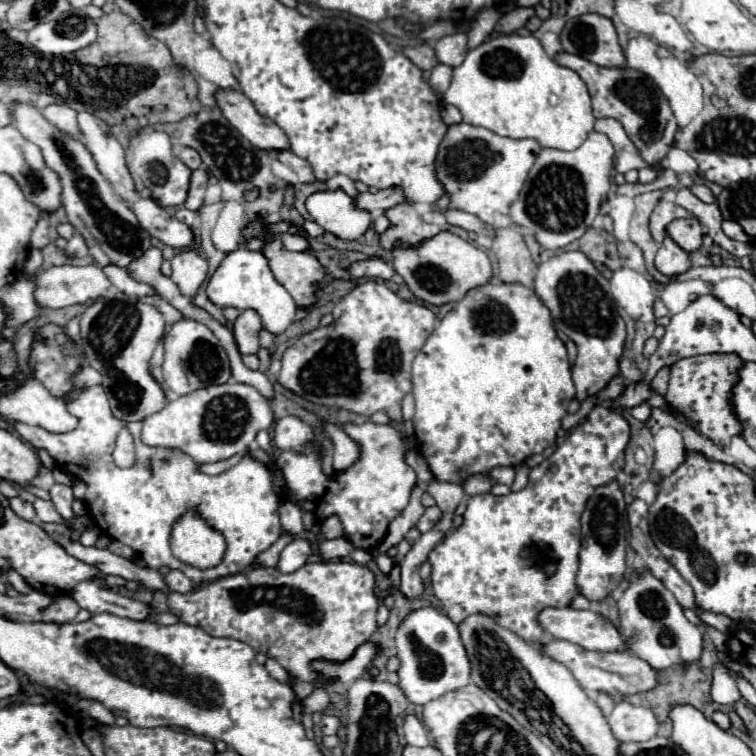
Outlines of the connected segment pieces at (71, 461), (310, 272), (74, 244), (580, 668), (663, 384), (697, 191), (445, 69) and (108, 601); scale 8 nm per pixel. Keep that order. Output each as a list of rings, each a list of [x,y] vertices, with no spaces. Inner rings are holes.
[[[101,386],[77,392],[73,402],[69,402],[69,410],[79,418],[79,426],[67,434],[51,434],[37,426],[15,424],[15,430],[23,440],[27,440],[37,450],[45,448],[61,470],[87,482],[85,504],[93,522],[87,516],[73,516],[67,524],[67,530],[85,530],[93,524],[99,528],[101,524],[101,532],[131,546],[139,556],[143,556],[149,568],[169,566],[181,570],[195,584],[211,582],[247,570],[253,564],[255,556],[267,550],[281,536],[279,496],[271,488],[271,474],[269,470],[265,470],[265,464],[255,462],[253,458],[243,458],[227,472],[219,476],[207,476],[199,472],[197,464],[179,450],[143,446],[139,438],[141,422],[119,422],[111,414],[107,406],[107,396],[103,394]],[[121,428],[129,428],[135,440],[137,464],[133,464],[131,468],[119,468],[111,456],[115,448],[115,438]],[[189,508],[197,510],[209,522],[209,526],[221,530],[227,540],[225,558],[215,568],[199,570],[193,566],[185,566],[171,554],[171,526],[175,518]]]
[[[257,220],[253,224],[249,224],[245,230],[243,230],[243,236],[245,238],[257,238],[261,236],[261,232],[267,230],[271,232],[271,240],[267,240],[265,246],[261,246],[261,250],[265,252],[265,256],[269,258],[269,264],[271,264],[271,270],[275,274],[275,278],[279,280],[279,284],[285,286],[285,290],[293,296],[295,304],[297,304],[297,320],[307,316],[309,314],[309,306],[315,302],[315,296],[313,296],[313,290],[315,290],[315,284],[327,284],[329,282],[329,276],[325,274],[323,266],[319,264],[319,260],[307,252],[289,252],[283,248],[283,242],[281,242],[281,236],[289,230],[289,224],[287,222],[277,222],[277,224],[271,224],[267,226],[263,220]]]
[[[75,234],[75,236],[67,242],[65,252],[67,252],[69,256],[75,256],[75,258],[83,258],[83,256],[89,254],[89,252],[87,252],[87,244],[85,244],[85,240],[83,240],[81,234]]]
[[[551,640],[541,650],[547,656],[551,656],[553,660],[565,664],[585,690],[597,690],[597,692],[605,692],[605,694],[631,696],[631,694],[653,690],[657,686],[657,682],[659,682],[659,670],[651,668],[645,660],[641,660],[639,656],[635,656],[631,652],[599,654],[599,652],[583,650],[581,646],[575,646],[575,644],[571,646],[571,642],[565,642],[565,640]]]
[[[666,366],[665,368],[659,370],[659,372],[656,374],[656,376],[654,377],[650,384],[651,390],[655,394],[659,394],[659,396],[663,396],[663,394],[667,392],[667,386],[670,376],[669,368],[670,368],[669,366]]]
[[[693,184],[691,188],[689,188],[701,202],[707,202],[707,204],[713,204],[715,202],[715,196],[713,196],[713,192],[705,186],[705,184]]]
[[[437,64],[437,66],[433,68],[429,84],[431,84],[431,88],[433,88],[437,94],[443,94],[443,92],[447,90],[447,86],[449,86],[449,82],[451,82],[451,72],[453,72],[453,68],[451,68],[451,66],[445,66],[445,64]]]
[[[91,578],[85,582],[79,582],[75,590],[71,592],[73,600],[89,610],[91,614],[115,614],[131,620],[145,620],[145,616],[151,612],[147,604],[121,595],[113,589],[106,588],[101,578]]]

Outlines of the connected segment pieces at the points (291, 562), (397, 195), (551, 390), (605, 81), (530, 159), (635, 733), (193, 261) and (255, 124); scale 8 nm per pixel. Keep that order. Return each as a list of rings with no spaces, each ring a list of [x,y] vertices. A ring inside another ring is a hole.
[[[293,540],[283,548],[279,562],[277,562],[277,570],[283,574],[295,572],[297,568],[305,564],[309,554],[311,554],[311,544],[307,540]]]
[[[385,188],[375,194],[371,194],[371,192],[359,194],[357,202],[359,202],[359,206],[363,206],[363,210],[373,212],[373,210],[389,210],[397,204],[405,204],[407,198],[401,188]]]
[[[485,284],[485,286],[469,290],[467,296],[463,300],[459,300],[445,314],[445,318],[437,324],[435,332],[425,342],[423,350],[417,354],[417,358],[413,362],[413,389],[401,400],[401,420],[398,421],[404,421],[403,410],[415,410],[413,426],[415,426],[417,446],[419,446],[419,452],[423,454],[423,458],[427,460],[429,470],[433,472],[435,480],[463,486],[463,482],[473,474],[489,474],[497,466],[517,466],[517,464],[525,462],[525,458],[529,458],[533,454],[541,454],[541,452],[545,452],[545,448],[553,446],[557,440],[557,430],[561,428],[561,420],[567,414],[567,406],[573,396],[575,396],[575,386],[571,380],[567,348],[561,342],[561,338],[557,336],[551,314],[543,306],[539,296],[521,284],[499,284],[499,286]]]
[[[559,52],[553,60],[581,76],[581,80],[587,84],[589,94],[591,94],[593,116],[619,120],[623,124],[627,136],[631,138],[631,142],[637,146],[641,158],[647,164],[661,162],[667,156],[667,152],[673,144],[673,134],[675,134],[677,126],[675,126],[675,118],[673,118],[667,98],[661,94],[661,90],[657,88],[657,84],[651,78],[647,78],[645,74],[631,70],[631,68],[595,66],[593,62],[587,62],[585,58],[579,58],[579,56],[567,54],[567,52]]]
[[[459,122],[447,128],[437,158],[435,176],[449,196],[449,208],[479,216],[483,222],[493,224],[495,216],[509,214],[511,202],[519,196],[519,190],[533,166],[541,146],[531,138],[507,138],[487,128]]]
[[[619,702],[607,718],[619,742],[645,742],[657,734],[657,720],[649,708]]]
[[[183,250],[181,254],[177,254],[171,260],[171,268],[173,268],[171,280],[189,298],[197,294],[199,286],[207,278],[207,260],[195,250]]]
[[[221,88],[217,90],[215,100],[227,122],[253,146],[261,150],[289,150],[283,130],[279,130],[279,126],[275,126],[269,118],[263,118],[243,92]]]

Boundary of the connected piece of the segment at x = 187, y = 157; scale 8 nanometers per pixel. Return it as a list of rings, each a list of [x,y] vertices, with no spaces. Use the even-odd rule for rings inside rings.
[[[183,148],[183,150],[179,152],[179,160],[181,160],[183,164],[187,164],[191,170],[195,170],[195,168],[201,166],[201,158],[199,158],[199,154],[197,154],[193,148]]]

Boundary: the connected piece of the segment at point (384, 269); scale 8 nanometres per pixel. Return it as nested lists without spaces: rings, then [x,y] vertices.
[[[373,258],[373,260],[361,260],[361,262],[353,262],[345,268],[353,278],[383,278],[383,280],[389,280],[395,270],[379,260],[379,258]]]

